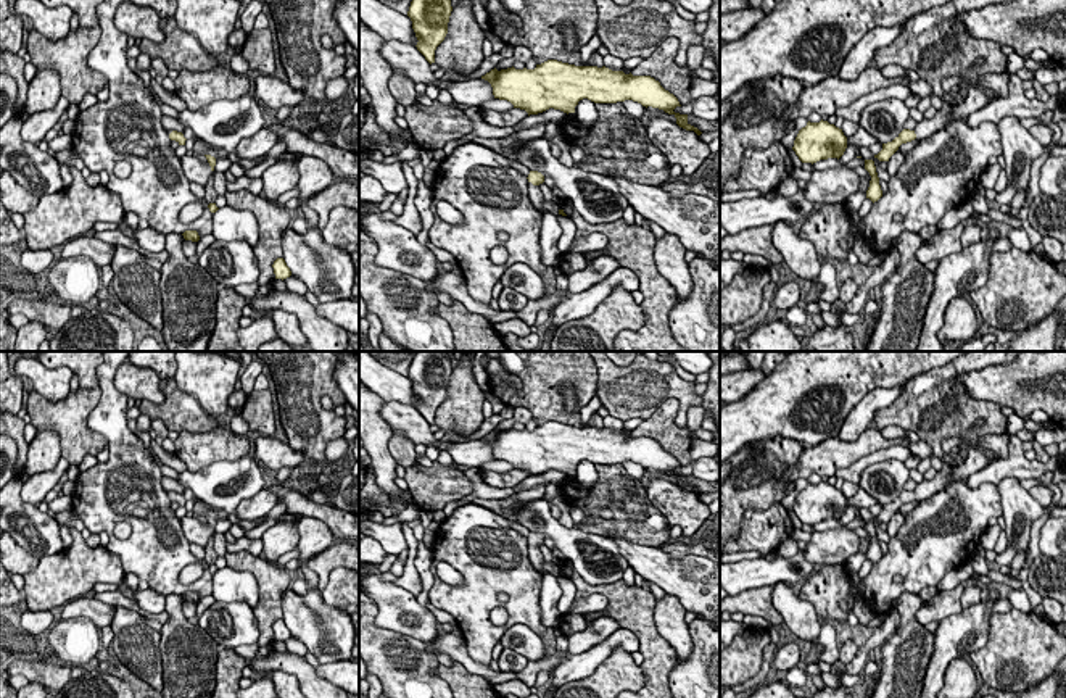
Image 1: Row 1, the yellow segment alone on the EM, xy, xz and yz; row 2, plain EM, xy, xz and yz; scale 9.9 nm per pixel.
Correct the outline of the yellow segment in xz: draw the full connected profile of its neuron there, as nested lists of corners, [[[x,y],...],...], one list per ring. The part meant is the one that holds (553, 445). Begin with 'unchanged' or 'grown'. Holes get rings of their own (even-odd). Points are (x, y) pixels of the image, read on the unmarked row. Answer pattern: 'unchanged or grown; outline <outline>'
unchanged; outline [[[557,421],[536,426],[535,430],[496,429],[481,437],[493,448],[494,459],[507,461],[514,469],[530,476],[549,469],[575,474],[580,461],[594,464],[617,464],[633,461],[642,467],[663,471],[676,479],[676,485],[686,492],[702,493],[688,484],[688,476],[675,474],[681,467],[678,459],[665,451],[651,437],[633,437],[612,432],[605,427],[575,427]]]

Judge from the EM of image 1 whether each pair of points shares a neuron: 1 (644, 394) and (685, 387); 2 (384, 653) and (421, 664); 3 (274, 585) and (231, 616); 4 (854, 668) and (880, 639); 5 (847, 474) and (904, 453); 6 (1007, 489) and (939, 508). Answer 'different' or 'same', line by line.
1: same
2: same
3: different
4: same
5: same
6: different

